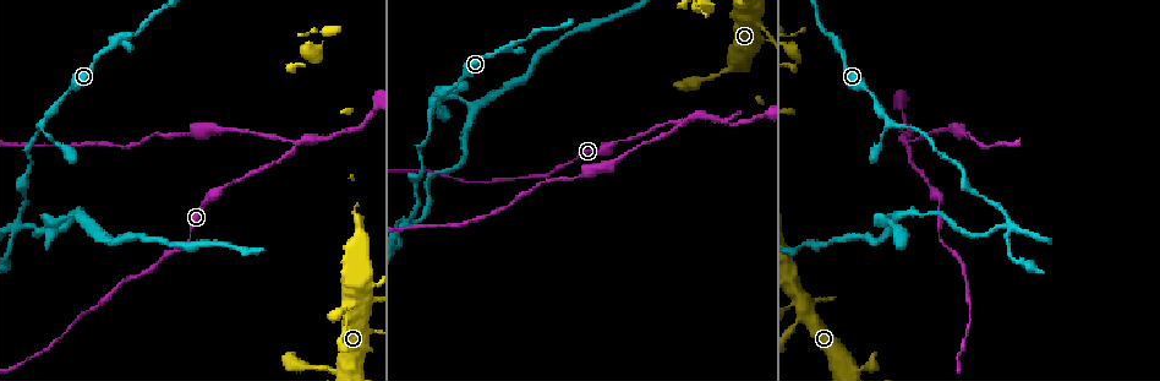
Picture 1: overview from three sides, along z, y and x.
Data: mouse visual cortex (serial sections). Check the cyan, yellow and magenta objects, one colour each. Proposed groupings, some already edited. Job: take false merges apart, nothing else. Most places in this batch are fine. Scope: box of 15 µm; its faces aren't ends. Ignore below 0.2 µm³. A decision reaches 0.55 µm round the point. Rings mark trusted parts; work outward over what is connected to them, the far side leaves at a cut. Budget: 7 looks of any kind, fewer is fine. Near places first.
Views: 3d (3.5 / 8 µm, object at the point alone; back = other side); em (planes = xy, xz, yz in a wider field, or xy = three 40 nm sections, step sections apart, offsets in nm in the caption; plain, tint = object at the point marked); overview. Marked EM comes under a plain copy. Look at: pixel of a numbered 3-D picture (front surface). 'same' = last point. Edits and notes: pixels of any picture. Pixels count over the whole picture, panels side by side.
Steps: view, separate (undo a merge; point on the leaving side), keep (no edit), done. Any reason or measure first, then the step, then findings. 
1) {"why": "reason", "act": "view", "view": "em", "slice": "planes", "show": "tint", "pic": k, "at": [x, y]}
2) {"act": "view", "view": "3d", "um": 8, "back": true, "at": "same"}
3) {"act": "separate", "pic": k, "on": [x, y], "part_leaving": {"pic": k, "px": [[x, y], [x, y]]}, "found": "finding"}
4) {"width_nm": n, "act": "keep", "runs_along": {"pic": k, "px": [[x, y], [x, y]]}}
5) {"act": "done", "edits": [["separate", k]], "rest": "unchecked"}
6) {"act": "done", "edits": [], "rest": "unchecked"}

{"why": "abrupt turn", "act": "view", "view": "3d", "um": 8, "pic": 1, "at": [297, 144]}

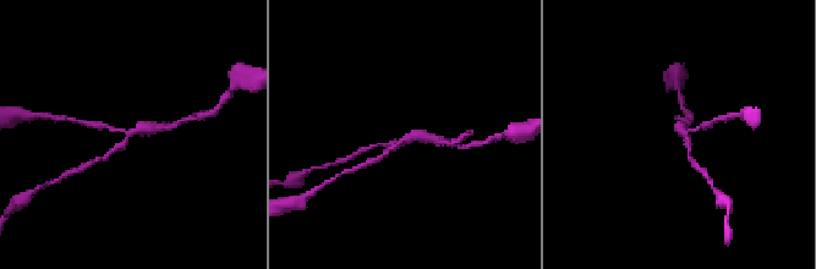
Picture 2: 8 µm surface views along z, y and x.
{"why": "closer look", "act": "view", "view": "3d", "um": 3.5, "pic": 2, "at": [127, 131]}

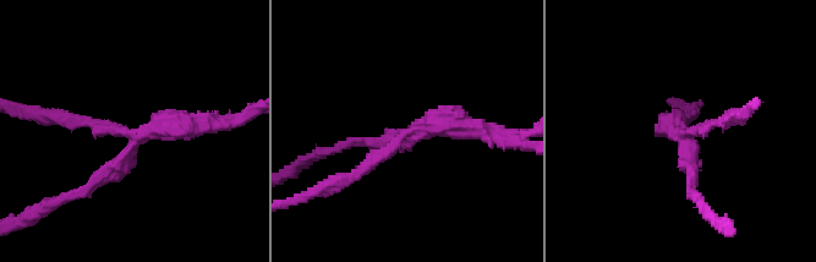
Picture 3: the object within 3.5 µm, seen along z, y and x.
{"act": "view", "view": "em", "slice": "xy", "step": 5, "show": "tint", "pic": 3, "at": [688, 141]}

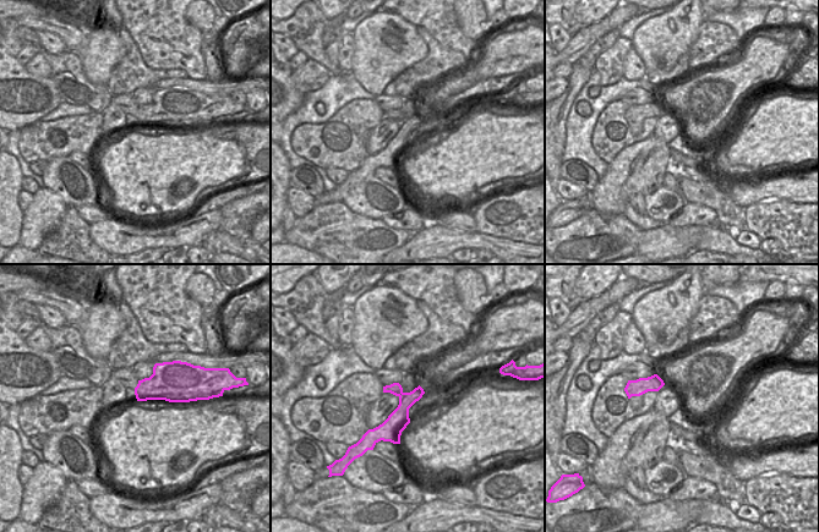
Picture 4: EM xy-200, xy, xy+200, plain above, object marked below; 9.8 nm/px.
{"arms": 3, "act": "separate", "pic": 3, "on": [367, 164], "border": {"pic": 4, "px": [[400, 387], [393, 394]]}, "found": "a second cell is stuck on"}

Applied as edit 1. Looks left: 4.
{"why": "thin neck", "act": "view", "view": "em", "slice": "xy", "step": 2, "show": "tint", "pic": 1, "at": [354, 301]}

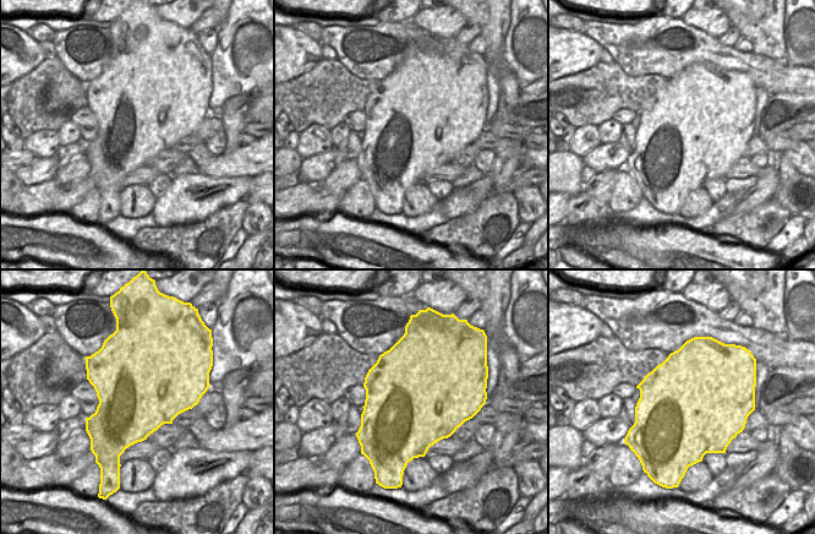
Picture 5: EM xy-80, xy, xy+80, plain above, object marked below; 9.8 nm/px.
{"why": "wider look", "act": "view", "view": "3d", "um": 3.5, "at": "same"}

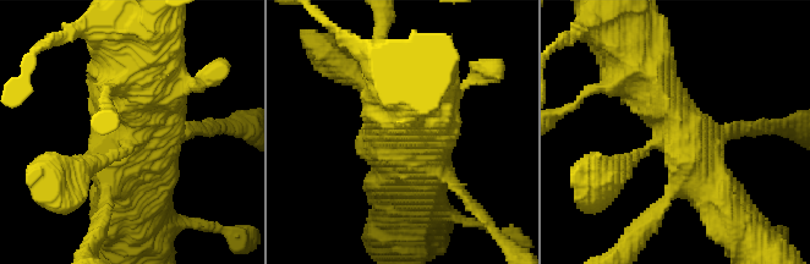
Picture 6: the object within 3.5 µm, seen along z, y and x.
{"act": "keep", "runs_along": {"pic": 6, "px": [[735, 221], [647, 82]]}, "found": "continuous, no second cell"}

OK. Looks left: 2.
{"act": "done", "edits": [["separate", 3]], "rest": "unchecked"}

